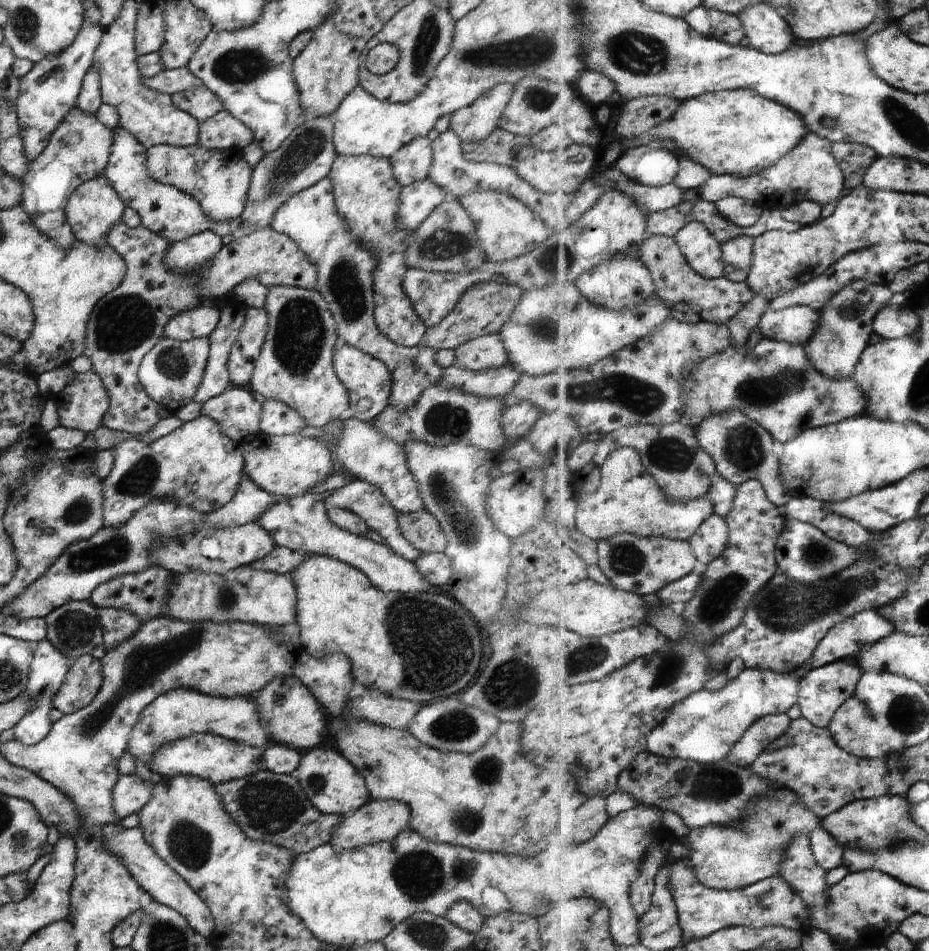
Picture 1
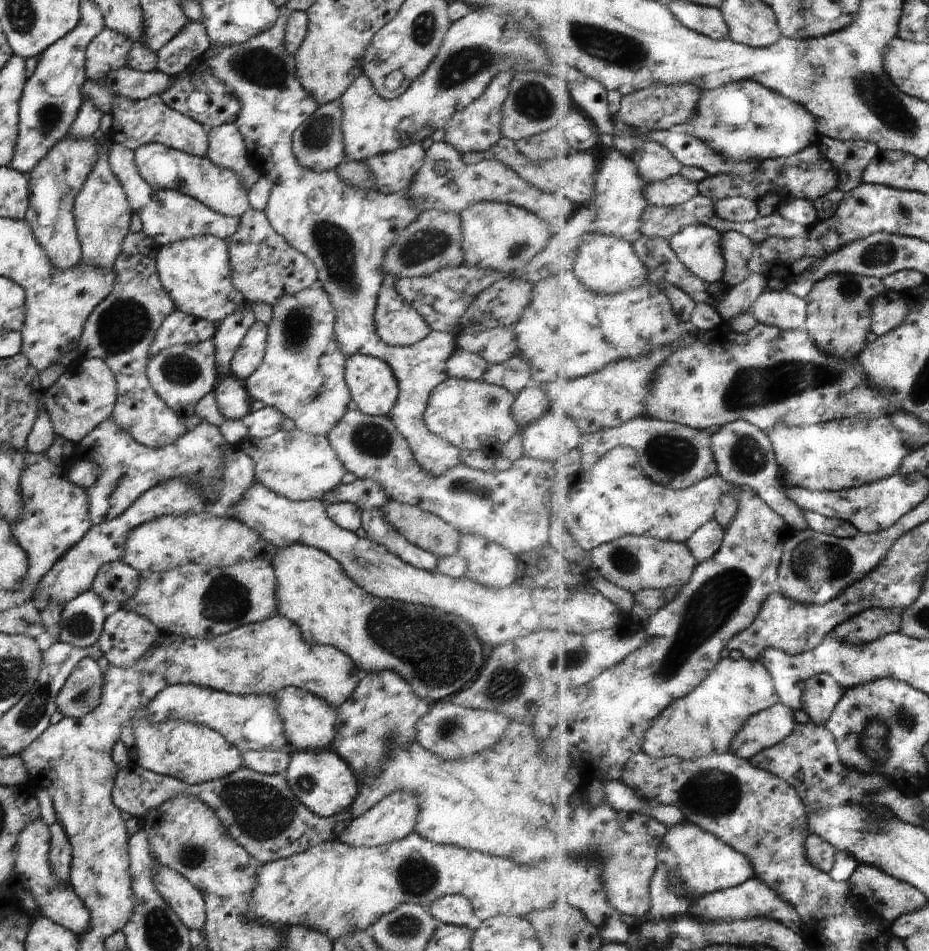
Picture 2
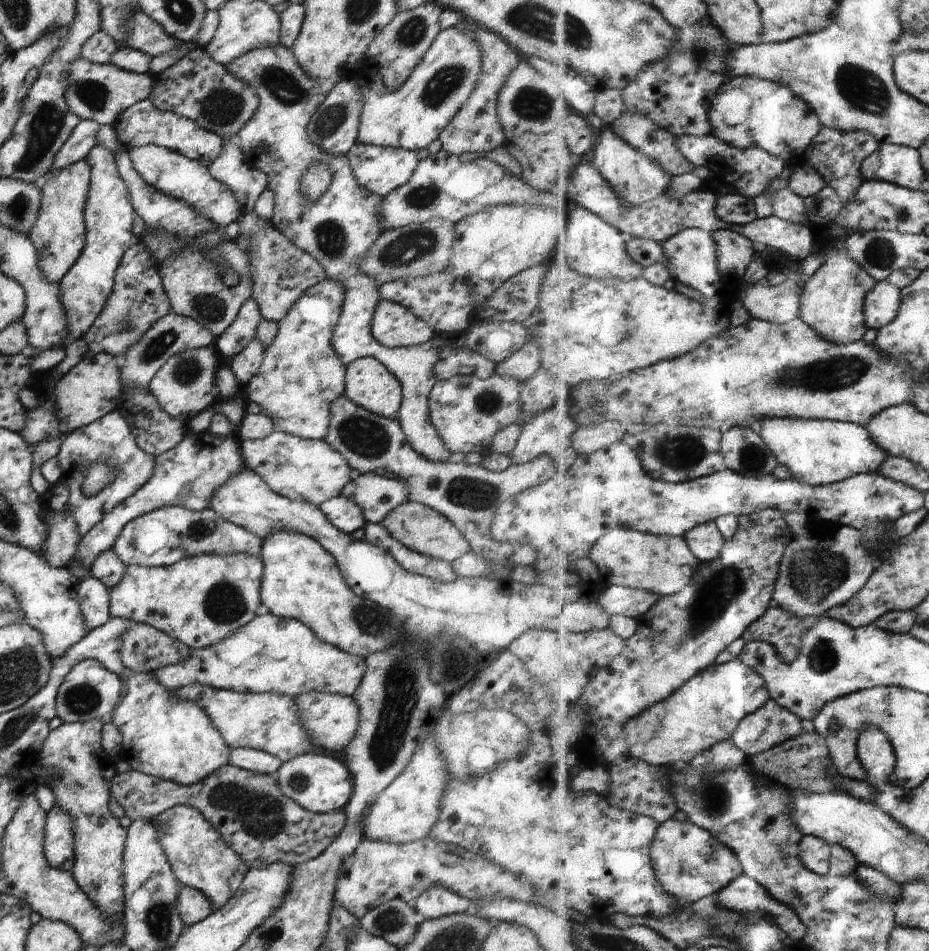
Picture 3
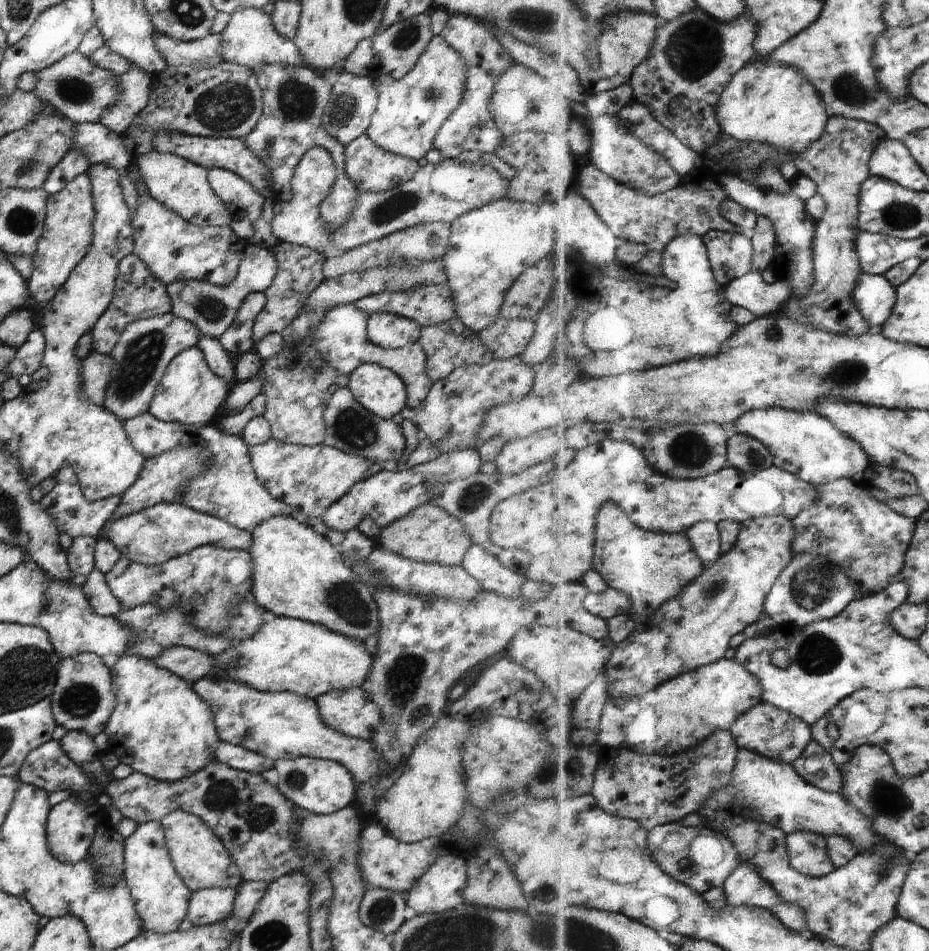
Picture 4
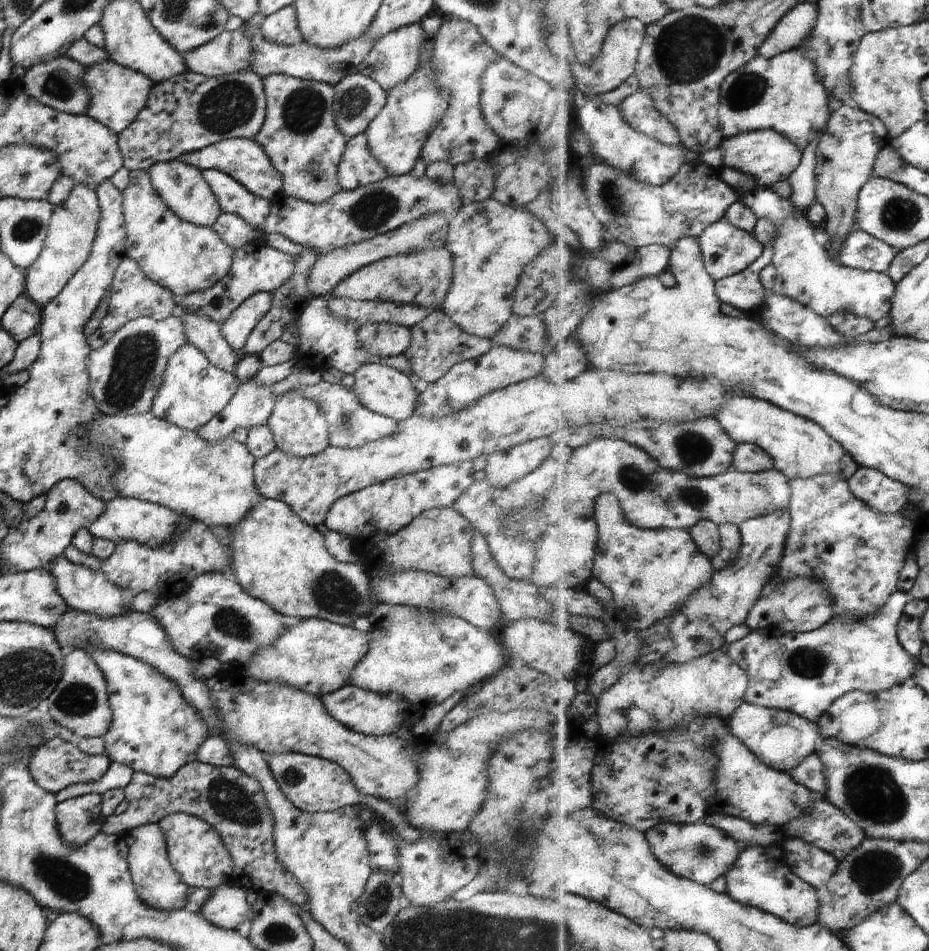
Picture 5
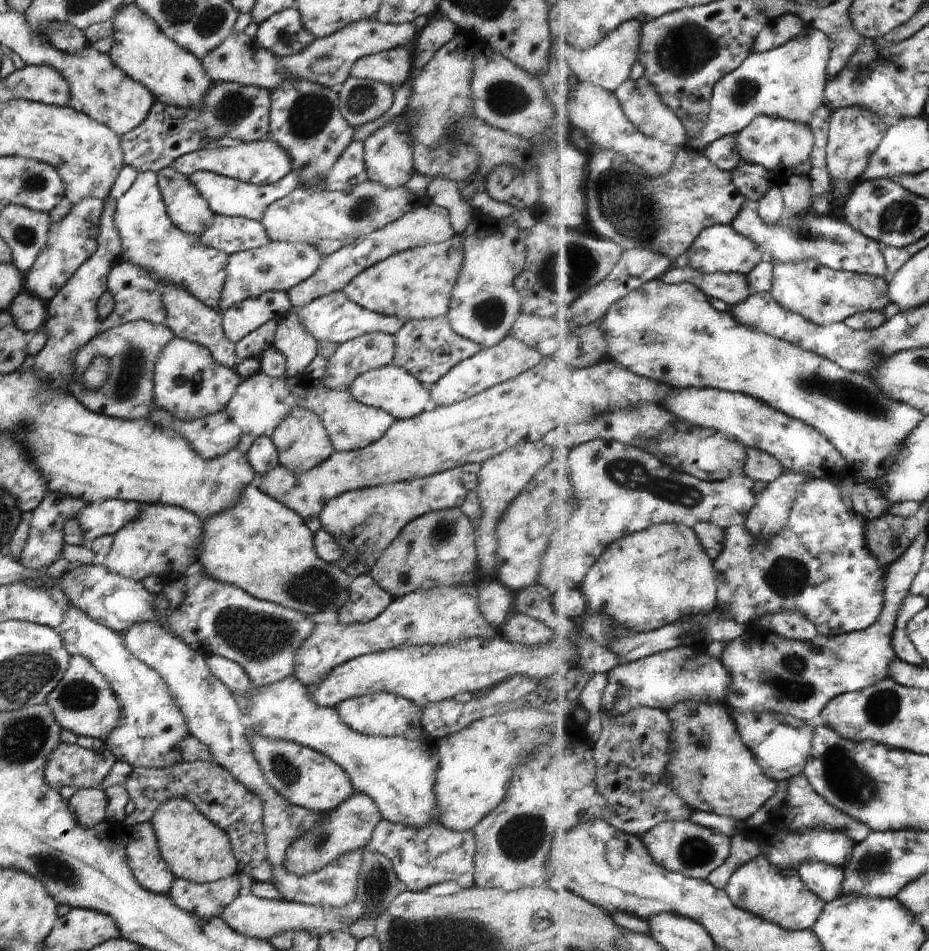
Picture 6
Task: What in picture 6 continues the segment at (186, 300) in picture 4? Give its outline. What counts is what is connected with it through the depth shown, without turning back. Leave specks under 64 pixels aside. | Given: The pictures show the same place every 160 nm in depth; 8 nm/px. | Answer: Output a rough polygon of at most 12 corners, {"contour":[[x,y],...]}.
{"contour":[[269,241],[226,260],[217,311],[316,271],[313,245]]}

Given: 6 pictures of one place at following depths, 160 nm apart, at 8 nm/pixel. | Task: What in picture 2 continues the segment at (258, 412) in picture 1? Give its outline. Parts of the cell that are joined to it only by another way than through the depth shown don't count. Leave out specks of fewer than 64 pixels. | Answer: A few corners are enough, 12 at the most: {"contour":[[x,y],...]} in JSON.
{"contour":[[222,376],[212,390],[217,410],[229,420],[249,414],[243,382]]}

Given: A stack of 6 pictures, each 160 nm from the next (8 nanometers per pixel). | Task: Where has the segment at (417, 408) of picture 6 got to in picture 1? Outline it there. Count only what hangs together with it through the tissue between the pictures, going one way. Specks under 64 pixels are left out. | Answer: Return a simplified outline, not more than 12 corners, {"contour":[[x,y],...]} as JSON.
{"contour":[[348,344],[332,369],[348,392],[343,419],[371,422],[387,406],[380,360]]}

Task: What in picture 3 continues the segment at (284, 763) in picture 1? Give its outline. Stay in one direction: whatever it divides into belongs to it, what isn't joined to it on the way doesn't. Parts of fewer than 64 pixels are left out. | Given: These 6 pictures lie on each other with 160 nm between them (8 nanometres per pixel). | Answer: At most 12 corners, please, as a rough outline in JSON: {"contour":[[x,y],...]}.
{"contour":[[230,749],[228,764],[274,775],[281,762],[265,751]]}

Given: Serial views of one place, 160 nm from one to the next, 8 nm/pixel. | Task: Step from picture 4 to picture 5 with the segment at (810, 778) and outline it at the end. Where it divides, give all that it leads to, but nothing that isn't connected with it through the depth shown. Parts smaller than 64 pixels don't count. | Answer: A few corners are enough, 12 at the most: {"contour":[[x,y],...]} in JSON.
{"contour":[[819,753],[788,772],[791,778],[826,797],[828,780]]}

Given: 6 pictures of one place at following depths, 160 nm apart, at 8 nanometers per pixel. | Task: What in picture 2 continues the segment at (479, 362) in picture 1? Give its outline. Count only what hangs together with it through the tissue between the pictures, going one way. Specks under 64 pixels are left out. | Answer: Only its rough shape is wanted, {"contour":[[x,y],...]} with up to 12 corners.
{"contour":[[509,327],[459,333],[454,346],[489,365],[517,354]]}

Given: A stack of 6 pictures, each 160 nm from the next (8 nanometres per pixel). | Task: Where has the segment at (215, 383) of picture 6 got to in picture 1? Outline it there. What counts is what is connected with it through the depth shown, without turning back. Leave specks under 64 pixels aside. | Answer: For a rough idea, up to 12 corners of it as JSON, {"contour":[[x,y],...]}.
{"contour":[[161,336],[136,377],[170,413],[192,400],[208,337]]}

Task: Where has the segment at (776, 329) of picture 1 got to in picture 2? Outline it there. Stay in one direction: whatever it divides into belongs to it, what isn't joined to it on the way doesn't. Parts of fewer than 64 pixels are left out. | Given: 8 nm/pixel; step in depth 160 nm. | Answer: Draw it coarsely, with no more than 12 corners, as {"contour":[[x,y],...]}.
{"contour":[[787,288],[768,290],[754,304],[758,323],[805,329],[808,300]]}

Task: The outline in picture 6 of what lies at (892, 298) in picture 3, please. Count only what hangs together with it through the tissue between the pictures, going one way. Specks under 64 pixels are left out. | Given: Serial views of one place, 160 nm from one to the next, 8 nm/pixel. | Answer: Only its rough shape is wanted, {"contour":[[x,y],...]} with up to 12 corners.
{"contour":[[774,264],[771,296],[824,327],[892,302],[889,281]]}

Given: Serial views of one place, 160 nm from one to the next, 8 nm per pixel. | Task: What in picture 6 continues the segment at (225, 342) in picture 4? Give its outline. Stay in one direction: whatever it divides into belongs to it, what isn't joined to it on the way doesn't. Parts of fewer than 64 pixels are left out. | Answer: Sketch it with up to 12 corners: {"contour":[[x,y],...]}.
{"contour":[[267,291],[222,312],[235,344],[290,308],[286,292]]}

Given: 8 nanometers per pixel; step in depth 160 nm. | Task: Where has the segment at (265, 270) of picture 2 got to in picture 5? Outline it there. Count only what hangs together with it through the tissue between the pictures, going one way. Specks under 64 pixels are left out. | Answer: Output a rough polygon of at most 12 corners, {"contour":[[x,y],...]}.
{"contour":[[303,249],[271,308],[240,352],[257,356],[313,298],[306,280],[318,255]]}

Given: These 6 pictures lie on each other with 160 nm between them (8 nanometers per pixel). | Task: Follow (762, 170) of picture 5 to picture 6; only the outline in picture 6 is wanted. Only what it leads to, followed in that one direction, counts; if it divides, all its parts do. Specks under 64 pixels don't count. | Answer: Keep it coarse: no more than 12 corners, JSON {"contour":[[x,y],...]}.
{"contour":[[759,115],[737,134],[743,160],[774,180],[811,172],[805,123]]}

